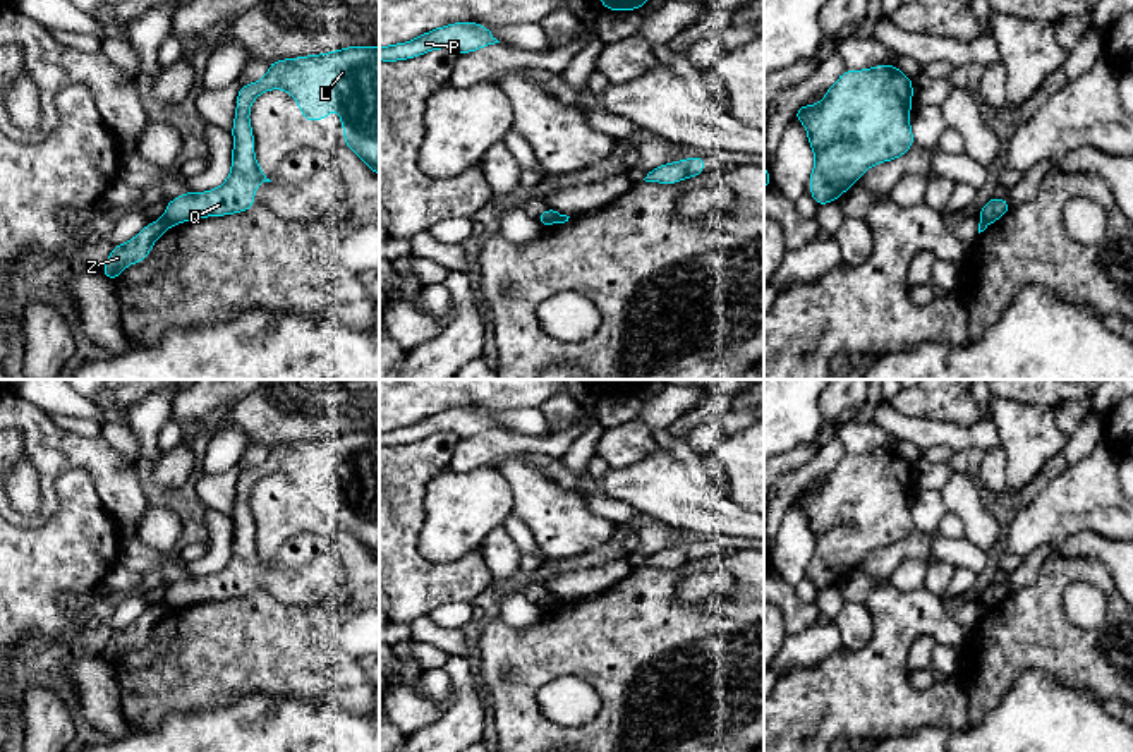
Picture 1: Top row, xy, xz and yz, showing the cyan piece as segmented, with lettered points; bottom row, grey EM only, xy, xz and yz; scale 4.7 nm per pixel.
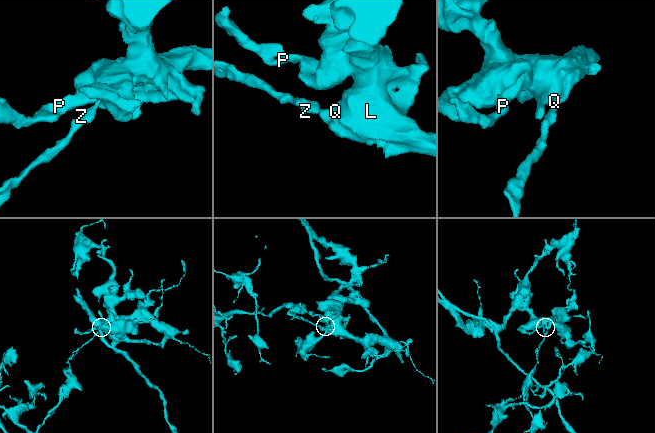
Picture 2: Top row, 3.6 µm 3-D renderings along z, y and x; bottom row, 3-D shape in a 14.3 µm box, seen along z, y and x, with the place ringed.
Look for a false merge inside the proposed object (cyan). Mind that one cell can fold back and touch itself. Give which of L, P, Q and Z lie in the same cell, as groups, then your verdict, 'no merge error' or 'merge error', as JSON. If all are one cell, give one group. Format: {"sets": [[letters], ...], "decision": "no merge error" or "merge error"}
{"sets": [["L", "P", "Q"], ["Z"]], "decision": "merge error"}

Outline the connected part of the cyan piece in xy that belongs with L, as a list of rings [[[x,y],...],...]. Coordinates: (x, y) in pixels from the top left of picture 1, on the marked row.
[[[348,46],[323,55],[275,60],[268,74],[239,88],[232,127],[232,172],[209,192],[185,192],[165,208],[170,223],[233,215],[254,206],[254,189],[271,182],[254,156],[251,103],[268,89],[285,89],[307,122],[340,110],[343,141],[379,175],[379,46]]]

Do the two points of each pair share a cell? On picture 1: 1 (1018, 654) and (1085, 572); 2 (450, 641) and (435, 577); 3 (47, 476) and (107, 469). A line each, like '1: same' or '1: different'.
1: same
2: different
3: same

